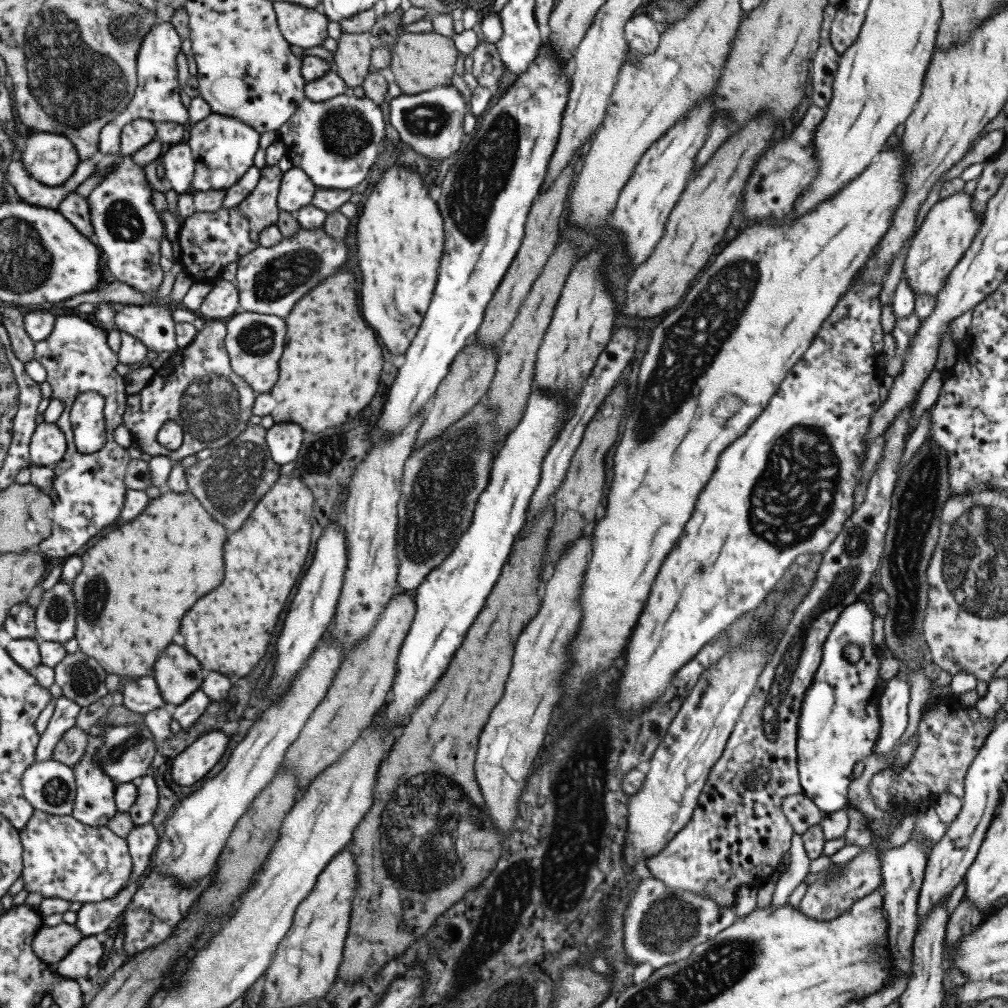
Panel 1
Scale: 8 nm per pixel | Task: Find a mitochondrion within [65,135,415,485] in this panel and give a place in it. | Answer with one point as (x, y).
(211, 407)

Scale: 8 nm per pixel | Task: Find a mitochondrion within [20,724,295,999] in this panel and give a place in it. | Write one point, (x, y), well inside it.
(55, 791)

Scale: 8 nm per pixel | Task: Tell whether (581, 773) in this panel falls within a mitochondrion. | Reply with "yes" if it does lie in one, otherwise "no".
yes

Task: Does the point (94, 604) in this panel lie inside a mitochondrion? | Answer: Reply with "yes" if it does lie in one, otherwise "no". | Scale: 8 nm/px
yes

